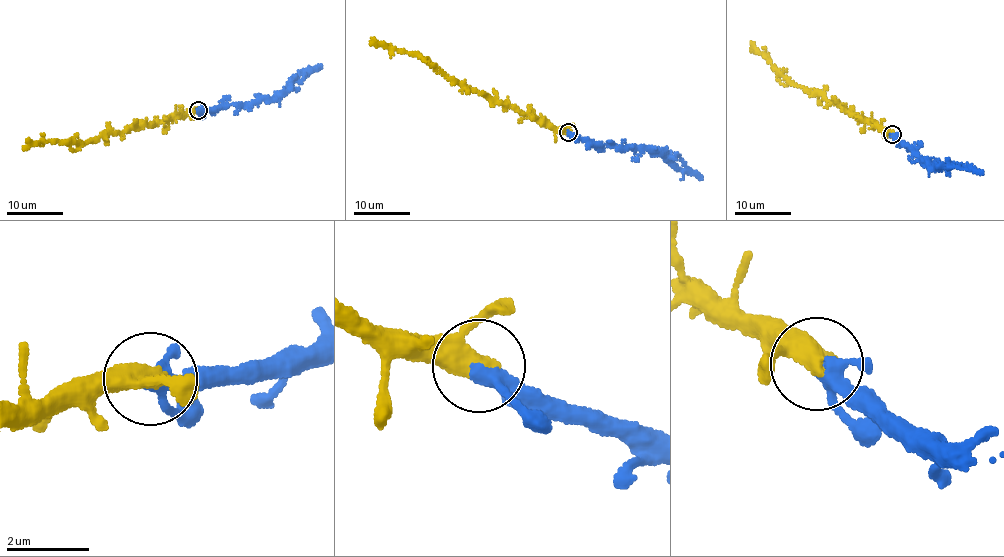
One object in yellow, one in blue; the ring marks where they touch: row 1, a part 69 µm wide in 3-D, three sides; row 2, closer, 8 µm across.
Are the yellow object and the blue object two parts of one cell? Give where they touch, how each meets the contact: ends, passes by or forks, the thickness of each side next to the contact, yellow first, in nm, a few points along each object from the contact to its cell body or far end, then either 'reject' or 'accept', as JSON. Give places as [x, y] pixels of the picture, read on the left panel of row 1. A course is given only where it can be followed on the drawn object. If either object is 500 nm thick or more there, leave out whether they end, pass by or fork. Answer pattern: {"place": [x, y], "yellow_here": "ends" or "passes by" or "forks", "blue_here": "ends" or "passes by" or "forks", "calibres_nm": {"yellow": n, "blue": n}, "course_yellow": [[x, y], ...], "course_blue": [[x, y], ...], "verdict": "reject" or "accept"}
{"place": [198, 110], "yellow_here": "passes by", "blue_here": "passes by", "calibres_nm": {"yellow": 400, "blue": 300}, "course_yellow": [[198, 111], [108, 133], [78, 144], [39, 142], [22, 149]], "course_blue": [[198, 111], [275, 99], [298, 76], [322, 65]], "verdict": "accept"}

